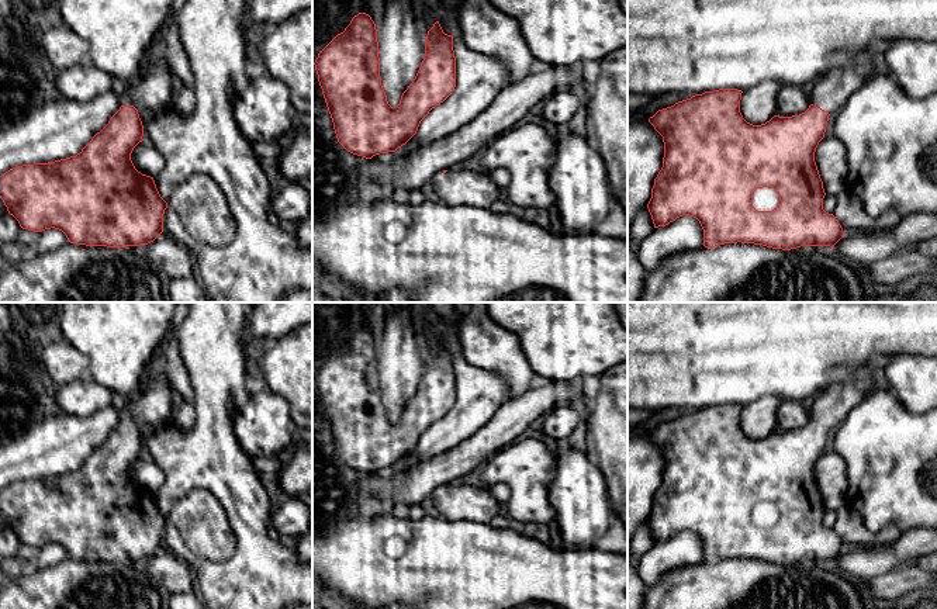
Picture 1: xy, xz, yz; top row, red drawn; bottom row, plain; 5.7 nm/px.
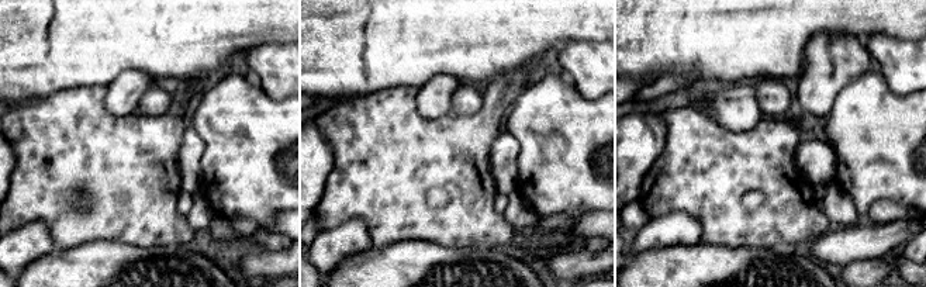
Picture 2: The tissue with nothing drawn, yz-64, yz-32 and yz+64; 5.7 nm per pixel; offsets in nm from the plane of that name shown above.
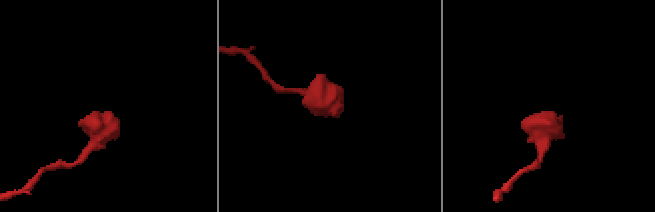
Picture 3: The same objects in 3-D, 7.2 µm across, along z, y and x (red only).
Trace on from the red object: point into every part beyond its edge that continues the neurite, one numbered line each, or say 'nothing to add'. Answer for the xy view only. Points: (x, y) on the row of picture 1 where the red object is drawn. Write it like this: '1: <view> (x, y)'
1: xy (154, 89)

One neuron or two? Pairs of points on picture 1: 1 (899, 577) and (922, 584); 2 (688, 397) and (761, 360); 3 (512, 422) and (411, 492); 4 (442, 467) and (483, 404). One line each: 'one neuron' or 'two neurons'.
1: one neuron
2: one neuron
3: one neuron
4: two neurons

